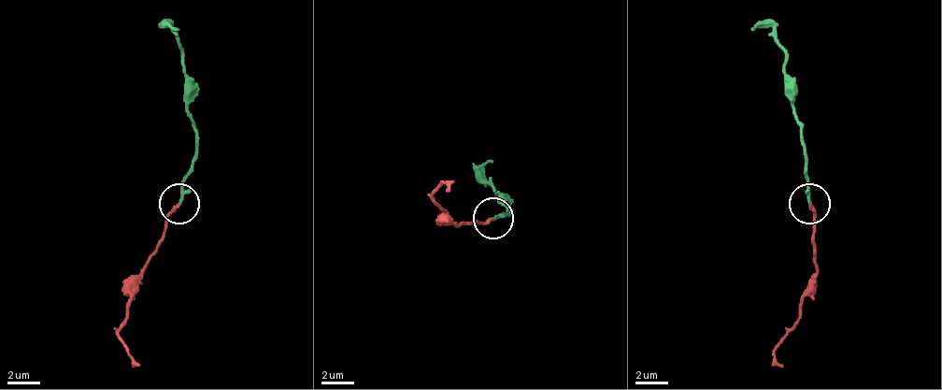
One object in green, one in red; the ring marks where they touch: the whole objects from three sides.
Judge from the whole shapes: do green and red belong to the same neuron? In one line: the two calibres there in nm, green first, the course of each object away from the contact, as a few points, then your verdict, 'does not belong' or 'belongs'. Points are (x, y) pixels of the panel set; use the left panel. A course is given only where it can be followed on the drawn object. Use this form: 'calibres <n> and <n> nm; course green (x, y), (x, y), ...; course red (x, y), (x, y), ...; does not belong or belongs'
calibres 200 and 190 nm; course green (180, 202), (196, 137), (188, 108), (184, 47), (168, 26), (180, 31); course red (180, 207), (168, 214), (143, 272), (143, 284), (127, 305), (127, 321), (119, 338), (131, 358), (131, 366); belongs

